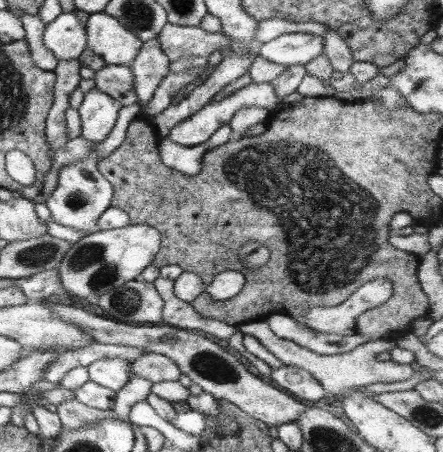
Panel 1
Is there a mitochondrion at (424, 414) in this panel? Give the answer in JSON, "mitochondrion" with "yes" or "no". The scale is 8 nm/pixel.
{"mitochondrion":"yes"}

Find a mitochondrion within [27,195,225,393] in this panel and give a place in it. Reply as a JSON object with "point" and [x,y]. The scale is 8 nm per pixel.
{"point":[94,260]}

